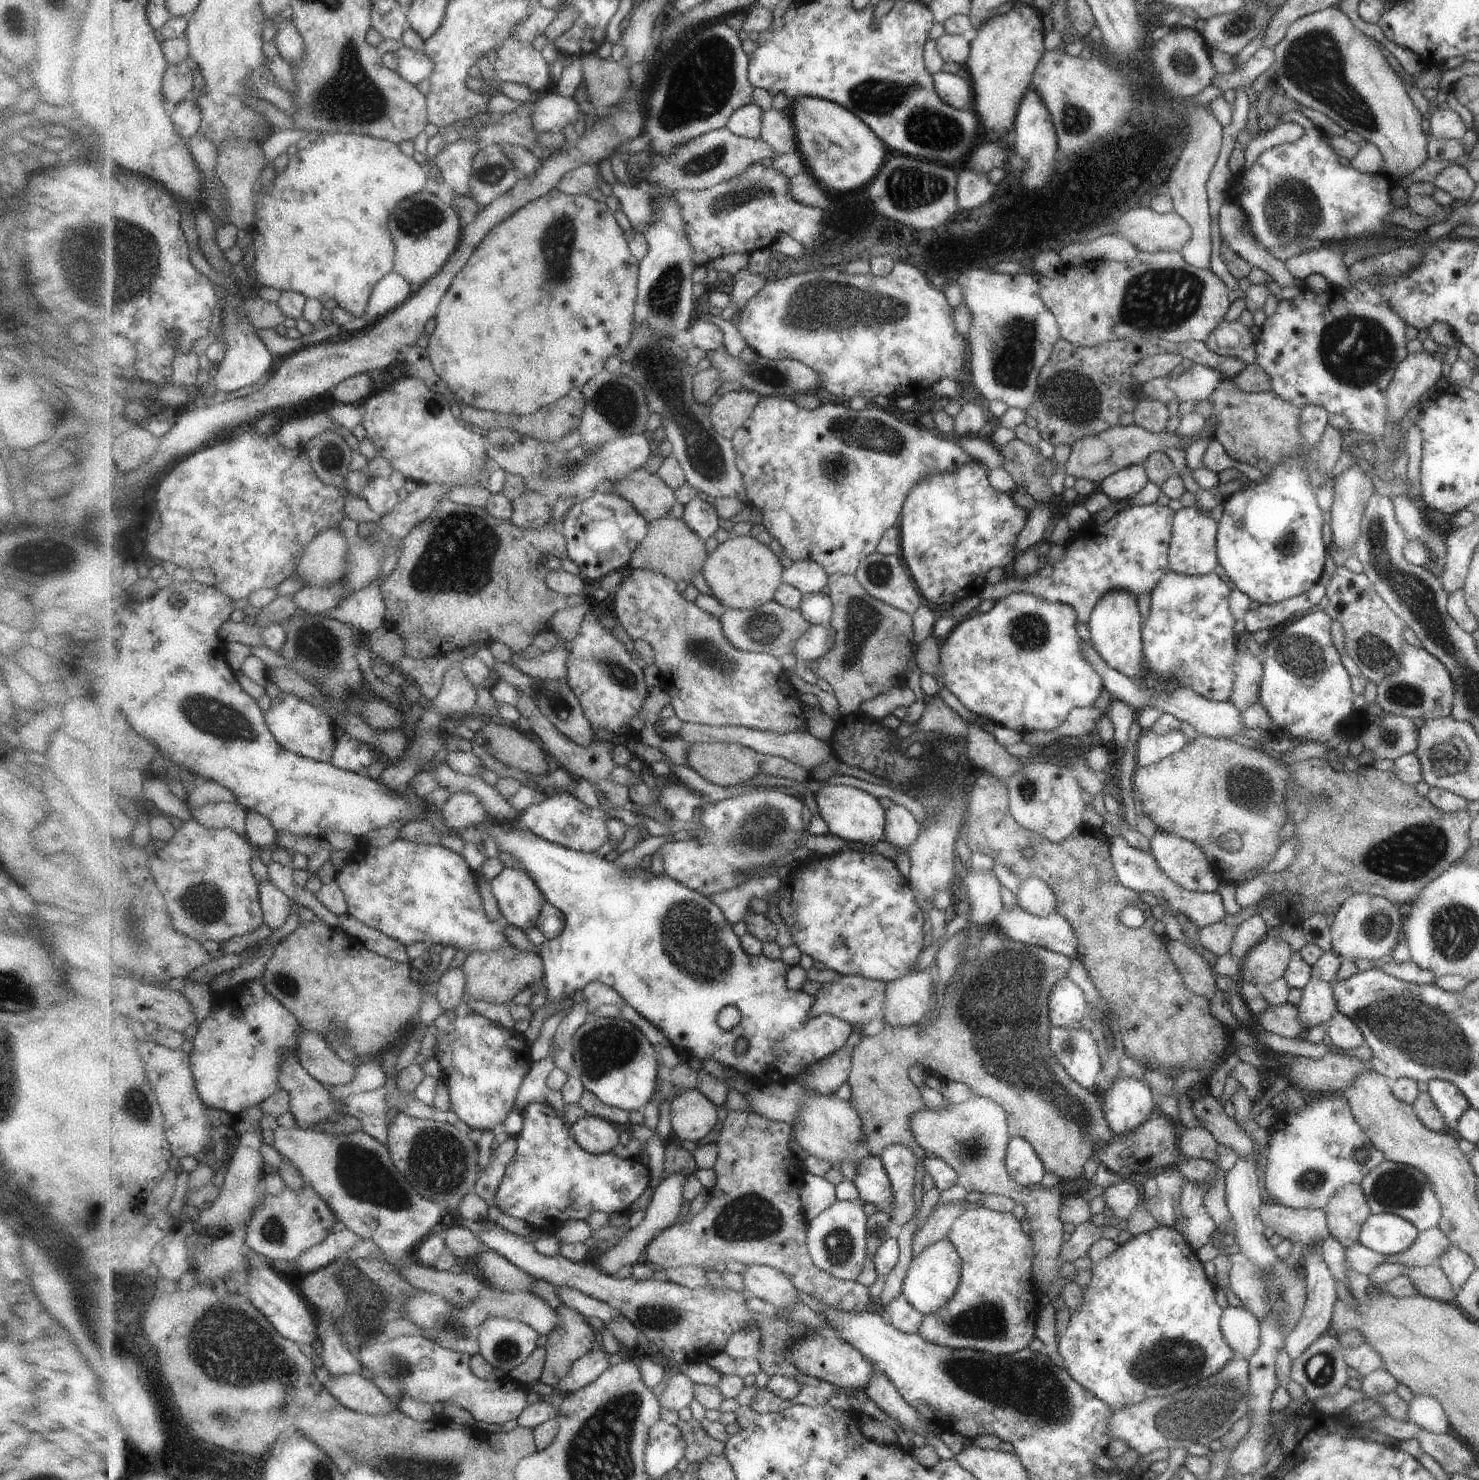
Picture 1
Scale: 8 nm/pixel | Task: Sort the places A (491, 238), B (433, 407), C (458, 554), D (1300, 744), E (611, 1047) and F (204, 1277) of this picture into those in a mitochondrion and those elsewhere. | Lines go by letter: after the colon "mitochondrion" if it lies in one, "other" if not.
A: other
B: mitochondrion
C: mitochondrion
D: other
E: mitochondrion
F: mitochondrion

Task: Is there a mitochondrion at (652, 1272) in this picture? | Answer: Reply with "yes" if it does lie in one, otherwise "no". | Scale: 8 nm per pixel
no

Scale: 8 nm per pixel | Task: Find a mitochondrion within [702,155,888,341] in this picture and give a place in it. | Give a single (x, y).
(733, 201)

